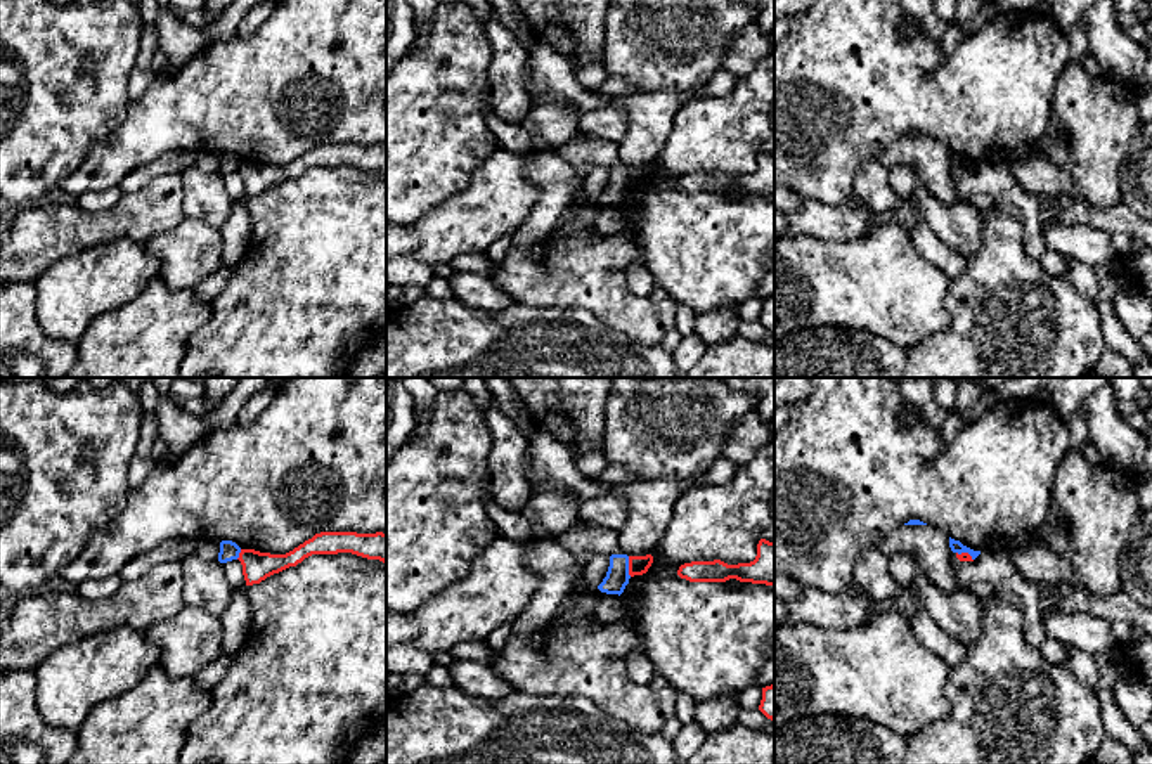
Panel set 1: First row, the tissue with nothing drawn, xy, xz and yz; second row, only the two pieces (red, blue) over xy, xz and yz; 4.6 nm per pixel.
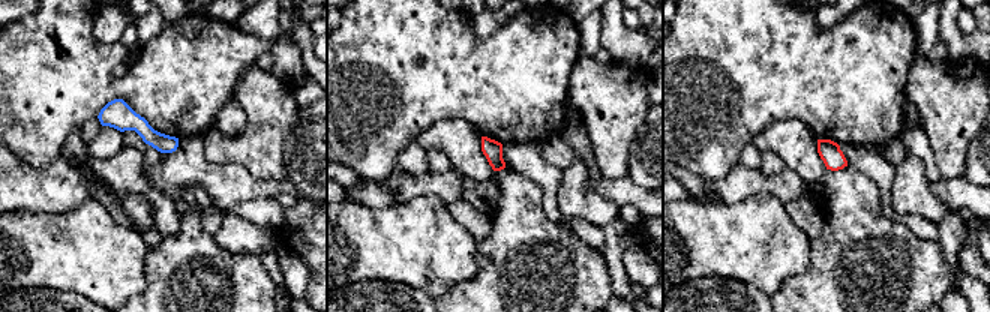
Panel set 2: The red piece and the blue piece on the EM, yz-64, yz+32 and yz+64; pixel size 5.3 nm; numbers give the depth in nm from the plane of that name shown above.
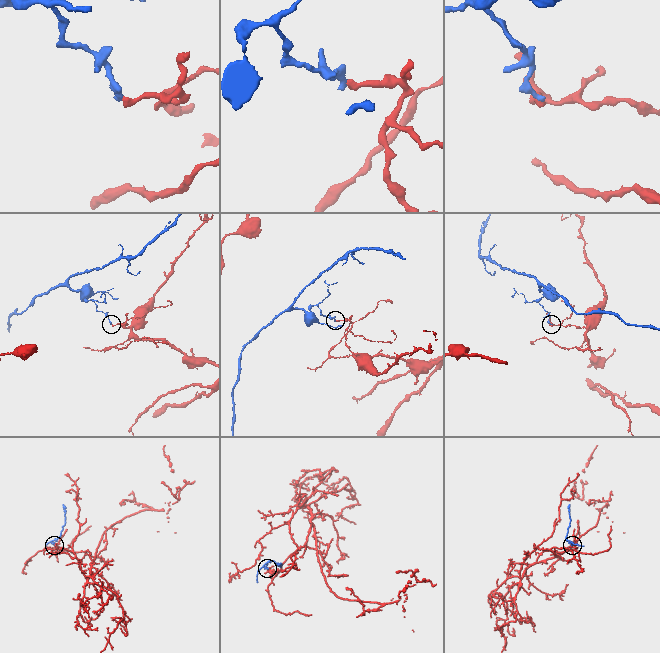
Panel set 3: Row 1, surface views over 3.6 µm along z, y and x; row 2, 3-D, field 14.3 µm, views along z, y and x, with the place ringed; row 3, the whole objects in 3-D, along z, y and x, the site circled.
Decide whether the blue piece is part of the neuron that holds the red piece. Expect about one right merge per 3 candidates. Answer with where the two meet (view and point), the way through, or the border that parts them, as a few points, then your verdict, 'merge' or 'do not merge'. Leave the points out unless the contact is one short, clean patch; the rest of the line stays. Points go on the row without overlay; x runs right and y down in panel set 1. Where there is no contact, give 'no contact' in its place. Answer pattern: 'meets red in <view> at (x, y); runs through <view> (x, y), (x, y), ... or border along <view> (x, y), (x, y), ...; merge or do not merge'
meets red in xz at (629, 179); border along xz (627, 168), (627, 184), (631, 187); do not merge

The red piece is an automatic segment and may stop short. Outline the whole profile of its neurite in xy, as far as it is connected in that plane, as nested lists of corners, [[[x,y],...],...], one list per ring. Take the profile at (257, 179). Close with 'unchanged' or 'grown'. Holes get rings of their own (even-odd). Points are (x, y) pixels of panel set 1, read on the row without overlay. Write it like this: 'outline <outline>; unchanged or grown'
outline [[[320,144],[286,166],[241,161],[239,173],[246,197],[260,196],[267,189],[296,178],[312,166],[352,165],[386,175],[386,146]]]; unchanged

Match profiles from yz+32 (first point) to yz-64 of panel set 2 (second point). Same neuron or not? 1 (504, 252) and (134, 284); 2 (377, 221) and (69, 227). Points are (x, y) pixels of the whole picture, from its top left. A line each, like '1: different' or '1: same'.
1: different
2: same

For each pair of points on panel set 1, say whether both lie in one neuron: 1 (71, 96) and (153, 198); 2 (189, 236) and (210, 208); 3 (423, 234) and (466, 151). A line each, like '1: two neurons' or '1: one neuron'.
1: two neurons
2: two neurons
3: two neurons

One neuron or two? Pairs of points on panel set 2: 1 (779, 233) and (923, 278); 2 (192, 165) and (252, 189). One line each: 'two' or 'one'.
1: two
2: one

